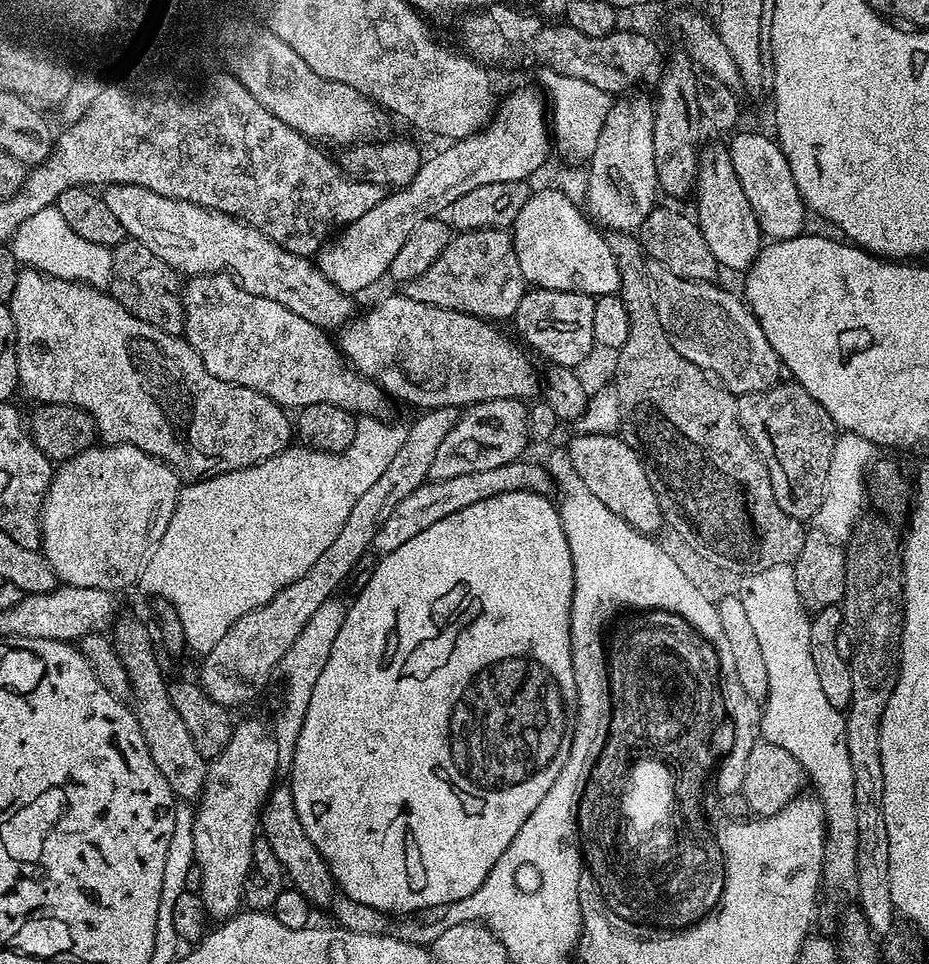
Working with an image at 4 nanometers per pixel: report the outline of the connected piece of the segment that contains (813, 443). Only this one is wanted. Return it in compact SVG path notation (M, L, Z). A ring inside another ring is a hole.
M781 382L766 392L739 397L738 418L744 434L768 467L778 506L801 522L811 521L822 506L838 429L823 406L800 384Z

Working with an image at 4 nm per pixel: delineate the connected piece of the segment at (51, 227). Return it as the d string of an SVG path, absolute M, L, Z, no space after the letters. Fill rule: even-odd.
M56 206L30 214L12 235L10 249L20 266L45 272L59 280L74 280L92 288L107 289L112 283L112 248L87 241L76 234Z

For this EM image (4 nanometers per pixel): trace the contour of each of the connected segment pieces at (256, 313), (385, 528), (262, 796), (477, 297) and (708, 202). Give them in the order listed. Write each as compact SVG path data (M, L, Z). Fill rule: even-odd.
M222 272L193 276L183 285L182 291L183 335L214 378L238 388L254 388L285 410L299 410L311 404L333 404L353 414L376 414L381 411L379 408L386 399L384 389L352 367L339 347L328 341L329 333L325 329L306 322L306 318L298 318L294 310L286 310L286 306L278 306L278 302L270 302L270 298L250 294L233 277Z
M521 458L506 466L498 466L494 470L482 470L478 474L458 474L458 478L428 480L422 486L418 486L418 490L406 494L406 498L402 498L402 502L398 502L398 506L394 506L390 518L386 518L386 522L380 524L378 534L374 534L371 551L376 554L383 554L390 550L398 550L398 546L410 542L410 538L414 538L414 534L422 534L422 530L426 530L426 526L434 526L434 522L442 522L442 518L446 518L450 514L458 514L458 510L466 510L466 506L474 506L474 502L482 502L486 498L494 498L498 494L506 494L507 492L551 493L551 488L552 491L554 488L553 477L551 480L548 477L550 475L549 469L543 463L540 464L531 464L528 458Z
M244 720L241 724L239 721L232 729L230 742L226 742L226 750L208 764L206 782L192 821L196 864L202 869L199 894L213 921L229 920L241 911L244 883L252 865L254 842L258 838L260 813L277 783L276 768L280 767L273 729L260 720Z
M483 228L453 235L434 266L430 266L426 274L418 274L418 278L407 281L402 288L403 295L409 296L414 302L426 302L430 306L464 312L467 316L477 316L485 322L500 322L496 320L515 317L518 302L522 302L525 291L526 283L515 253L513 233L502 228Z
M727 143L703 145L698 157L695 196L694 219L700 225L700 233L708 252L714 254L721 269L729 268L732 272L740 272L739 274L747 273L760 254L762 226L758 218L754 218L754 210L750 210L750 202L742 190L742 182L738 182L738 174L734 174L734 162L730 162Z

